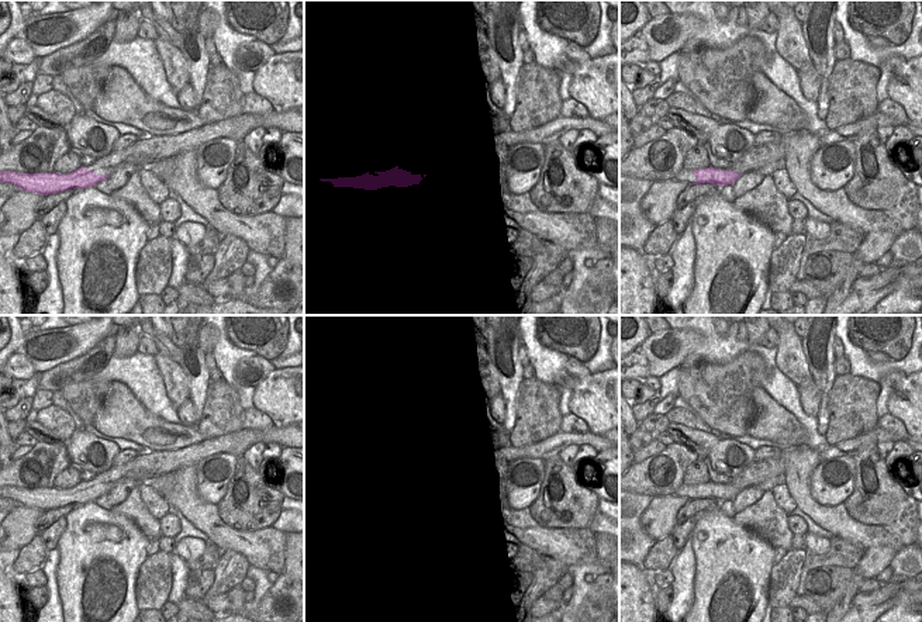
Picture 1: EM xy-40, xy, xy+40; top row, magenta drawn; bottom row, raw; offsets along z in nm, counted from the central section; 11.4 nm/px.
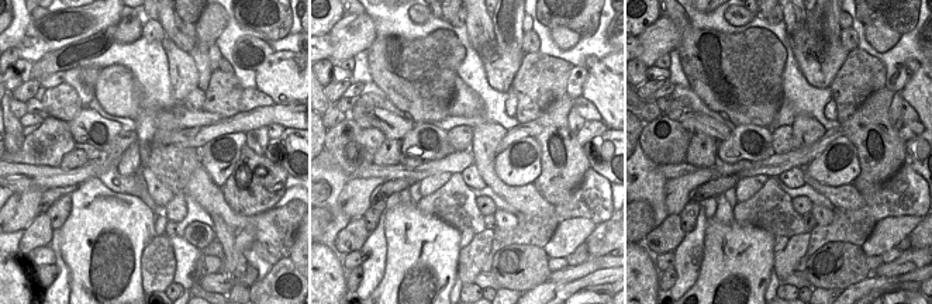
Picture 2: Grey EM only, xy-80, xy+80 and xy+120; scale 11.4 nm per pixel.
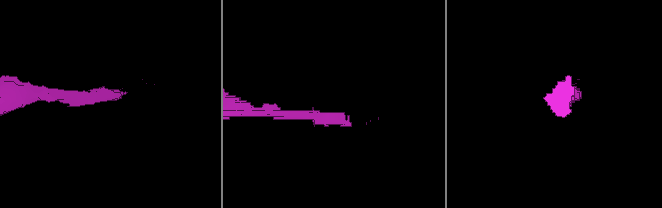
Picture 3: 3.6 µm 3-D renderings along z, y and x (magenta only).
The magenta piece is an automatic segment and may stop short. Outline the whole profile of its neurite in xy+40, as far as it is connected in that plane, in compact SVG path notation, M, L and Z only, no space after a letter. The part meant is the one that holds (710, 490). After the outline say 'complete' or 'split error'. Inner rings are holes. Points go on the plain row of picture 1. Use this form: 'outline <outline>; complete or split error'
outline M783 452L780 459L764 459L757 463L750 463L742 473L733 477L728 484L705 483L693 485L697 491L694 498L690 500L732 500L746 487L763 483L771 477L784 474Z; split error

